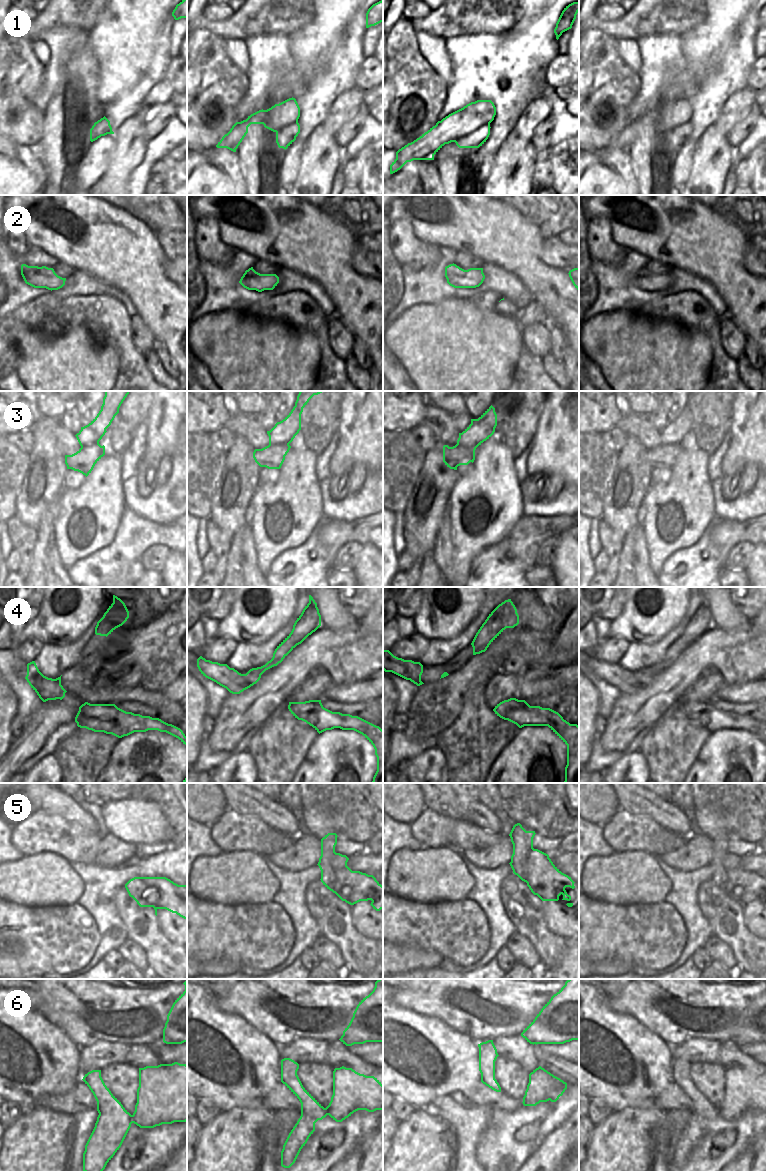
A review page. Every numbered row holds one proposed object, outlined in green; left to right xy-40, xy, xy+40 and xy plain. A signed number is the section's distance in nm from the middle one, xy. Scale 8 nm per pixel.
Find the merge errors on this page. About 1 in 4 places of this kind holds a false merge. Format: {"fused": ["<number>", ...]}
{"fused": ["1", "3", "4", "5"]}

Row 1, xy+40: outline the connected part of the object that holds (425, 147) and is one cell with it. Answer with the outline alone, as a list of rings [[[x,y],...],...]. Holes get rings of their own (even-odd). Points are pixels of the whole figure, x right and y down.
[[[442,121],[408,143],[396,152],[396,159],[390,165],[390,174],[400,170],[407,162],[413,160],[434,160],[434,155],[445,145],[455,142],[459,148],[479,148],[490,135],[490,124],[481,126],[467,136],[457,138],[455,134],[447,134]]]

